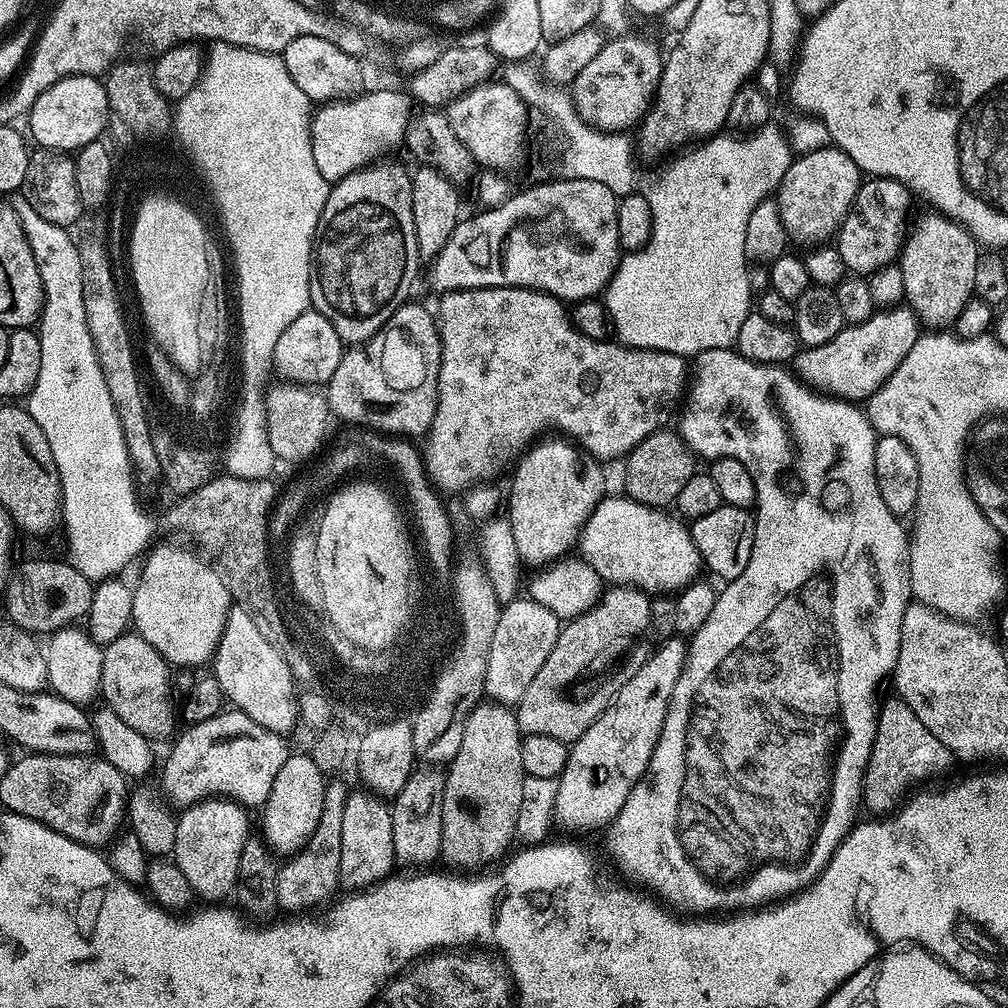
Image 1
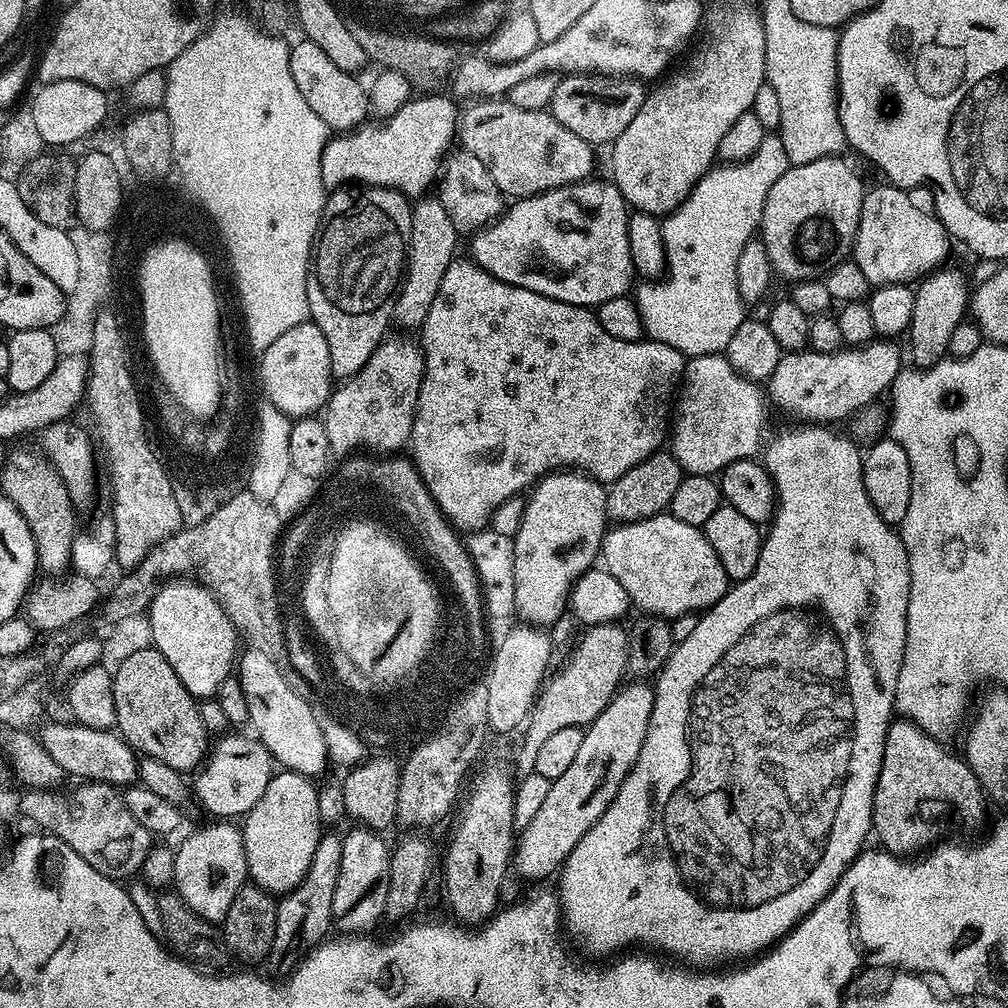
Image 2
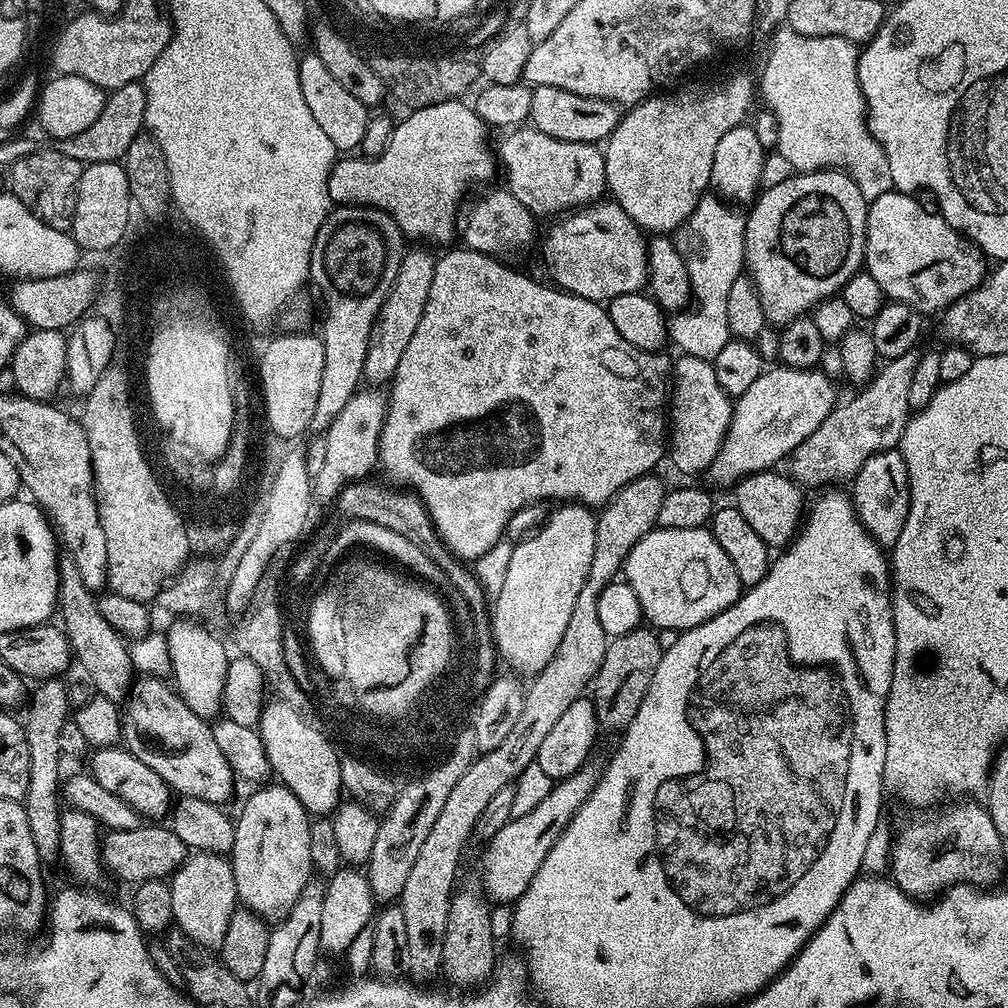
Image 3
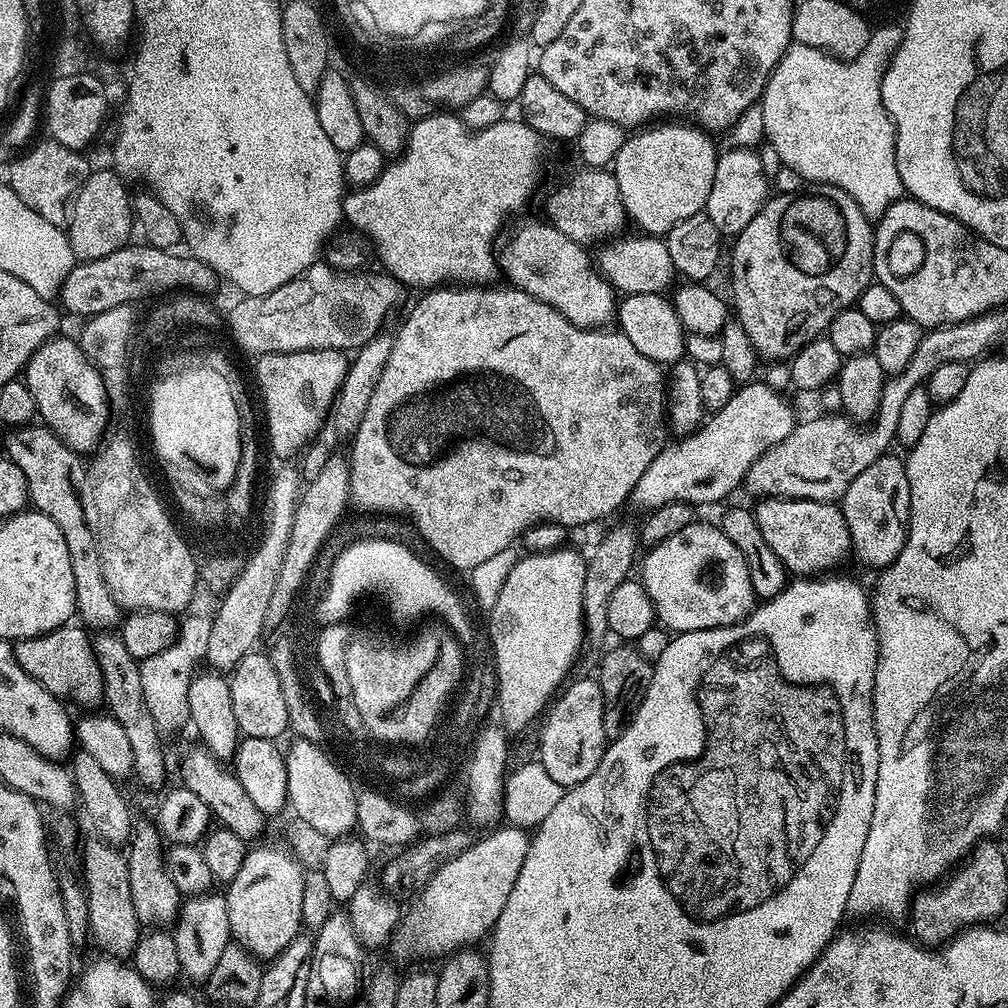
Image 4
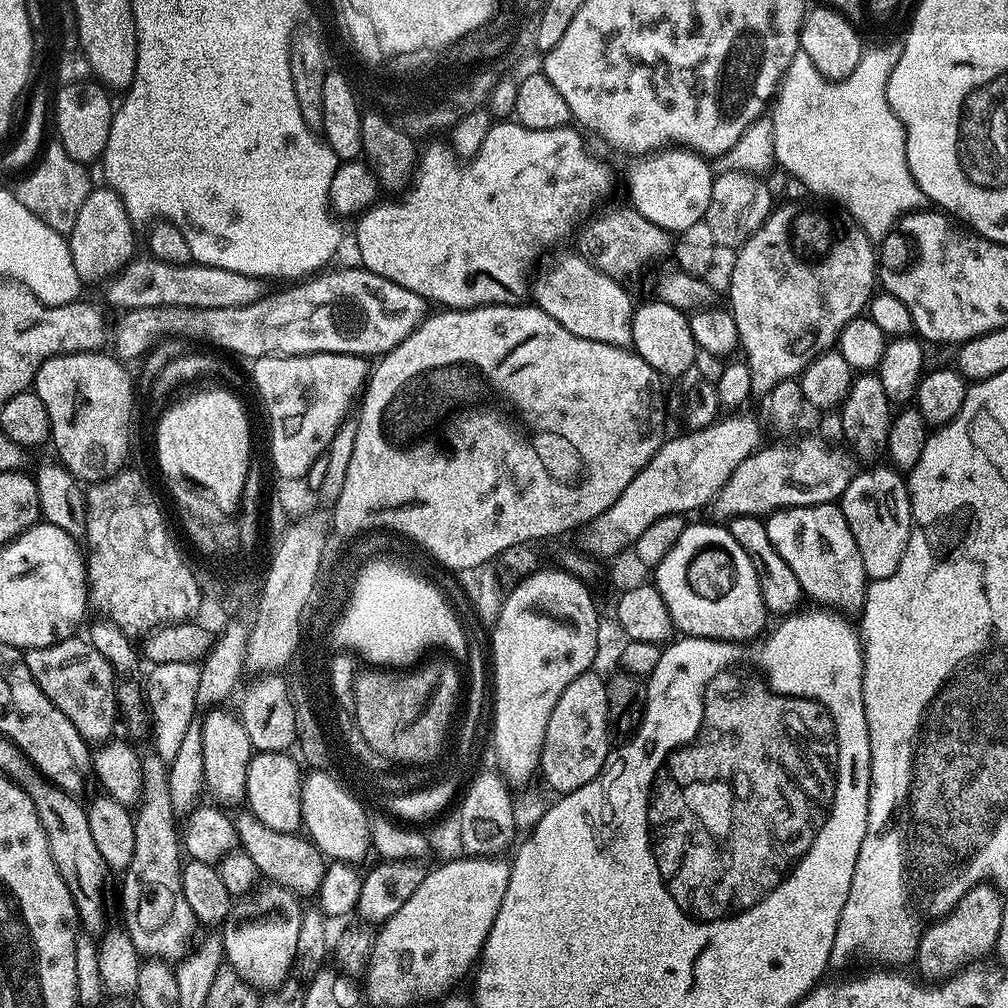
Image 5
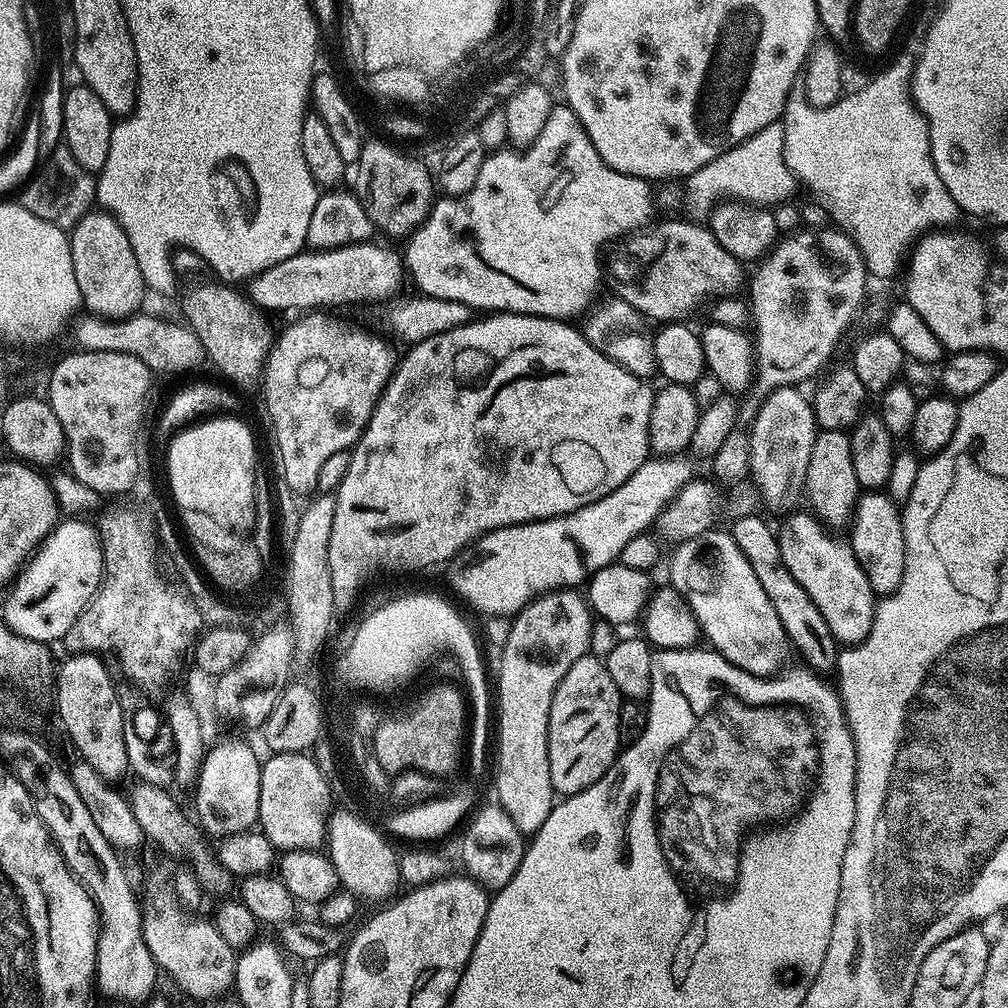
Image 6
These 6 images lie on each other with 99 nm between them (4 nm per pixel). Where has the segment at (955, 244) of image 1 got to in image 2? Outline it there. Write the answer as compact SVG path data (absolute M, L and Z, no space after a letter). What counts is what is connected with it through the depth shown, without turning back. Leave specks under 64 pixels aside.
M941 266L935 272L928 273L915 285L914 314L906 340L912 343L912 360L915 367L926 369L934 366L949 355L948 347L954 328L966 320L970 308L970 280L956 268Z

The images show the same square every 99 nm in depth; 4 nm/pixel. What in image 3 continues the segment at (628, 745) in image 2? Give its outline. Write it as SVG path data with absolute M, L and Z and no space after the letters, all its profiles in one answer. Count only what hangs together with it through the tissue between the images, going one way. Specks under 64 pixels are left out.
M595 763L584 764L574 774L565 780L553 783L552 789L530 814L525 814L517 820L509 820L502 826L491 840L483 845L484 848L484 884L483 891L487 899L501 900L511 905L519 900L521 894L528 889L530 882L534 882L534 874L538 874L538 866L550 854L554 842L564 828L574 818L574 814L584 805L590 793L596 788L598 768Z

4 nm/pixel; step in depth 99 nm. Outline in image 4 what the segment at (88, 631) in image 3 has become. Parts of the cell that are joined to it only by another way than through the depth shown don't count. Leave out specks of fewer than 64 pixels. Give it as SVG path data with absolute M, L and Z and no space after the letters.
M100 634L95 637L92 649L98 662L98 670L104 683L103 703L108 704L107 711L126 730L130 746L133 747L135 779L148 788L160 787L166 778L166 758L162 750L160 737L162 732L157 728L155 719L147 709L146 698L143 697L142 674L140 665L126 650L119 635Z

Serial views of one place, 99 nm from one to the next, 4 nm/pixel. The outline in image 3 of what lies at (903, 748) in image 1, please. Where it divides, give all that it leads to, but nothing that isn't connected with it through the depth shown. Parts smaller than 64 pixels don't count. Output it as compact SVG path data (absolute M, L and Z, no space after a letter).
M983 803L956 804L938 813L932 824L904 824L894 832L890 879L913 898L939 897L953 884L996 886L1004 872L1004 844L1005 837L1000 836Z

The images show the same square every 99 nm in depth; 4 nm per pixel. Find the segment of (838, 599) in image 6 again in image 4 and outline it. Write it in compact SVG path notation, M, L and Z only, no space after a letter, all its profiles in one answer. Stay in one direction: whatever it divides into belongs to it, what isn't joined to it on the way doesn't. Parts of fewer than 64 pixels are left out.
M764 498L755 505L754 511L758 530L762 530L762 538L766 538L766 546L778 554L789 573L800 578L812 578L817 574L828 574L843 562L852 552L850 530L846 526L846 518L842 514L839 503L826 500L785 500L783 498Z

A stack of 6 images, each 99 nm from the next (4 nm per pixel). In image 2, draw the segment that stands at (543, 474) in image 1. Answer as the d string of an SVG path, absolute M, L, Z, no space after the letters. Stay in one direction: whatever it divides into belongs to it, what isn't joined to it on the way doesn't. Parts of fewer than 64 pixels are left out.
M553 470L547 476L541 476L534 487L527 493L524 514L520 519L519 528L512 541L514 546L514 602L516 603L516 616L521 621L533 626L549 626L560 615L565 615L568 593L572 591L573 585L582 573L588 571L597 563L600 556L600 546L604 543L604 533L609 527L608 519L608 493L601 481L595 480L593 476L586 476L579 470Z

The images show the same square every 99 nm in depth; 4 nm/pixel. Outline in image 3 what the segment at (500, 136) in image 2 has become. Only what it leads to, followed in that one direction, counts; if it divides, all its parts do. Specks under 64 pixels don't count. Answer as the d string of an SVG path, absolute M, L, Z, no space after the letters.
M516 126L501 136L504 137L500 140L500 148L498 144L498 164L502 169L502 176L504 172L505 178L508 179L506 187L533 216L556 218L577 208L583 208L586 204L595 204L605 195L608 188L606 162L603 151L597 145L586 142L562 142L562 138L550 138L550 134L542 134L531 126Z

